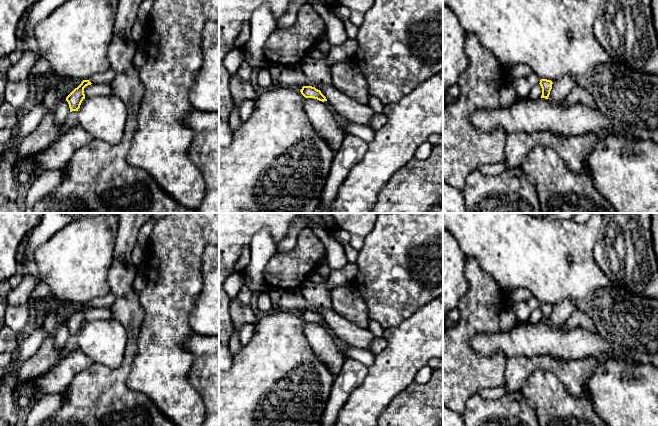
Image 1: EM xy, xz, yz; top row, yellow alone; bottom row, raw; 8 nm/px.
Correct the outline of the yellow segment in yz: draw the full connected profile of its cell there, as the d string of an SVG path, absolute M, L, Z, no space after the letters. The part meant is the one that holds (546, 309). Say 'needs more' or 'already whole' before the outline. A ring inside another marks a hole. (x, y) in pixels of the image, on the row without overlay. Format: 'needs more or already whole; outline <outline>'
already whole; outline M541 303L539 308L542 312L541 322L548 323L548 321L550 319L550 315L552 313L553 306L551 304Z

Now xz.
already whole; outline M303 310L300 316L305 322L314 322L322 326L327 325L326 321L321 317L321 315L315 311Z

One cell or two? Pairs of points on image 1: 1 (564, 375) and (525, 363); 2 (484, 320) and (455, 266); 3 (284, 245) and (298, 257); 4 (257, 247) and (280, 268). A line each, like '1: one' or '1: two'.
1: one
2: two
3: two
4: two

